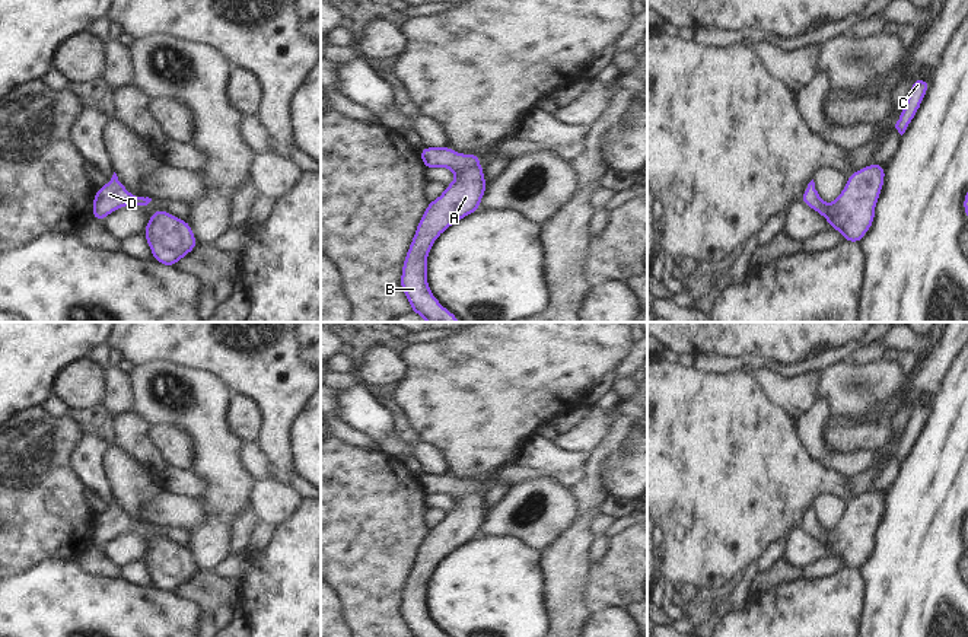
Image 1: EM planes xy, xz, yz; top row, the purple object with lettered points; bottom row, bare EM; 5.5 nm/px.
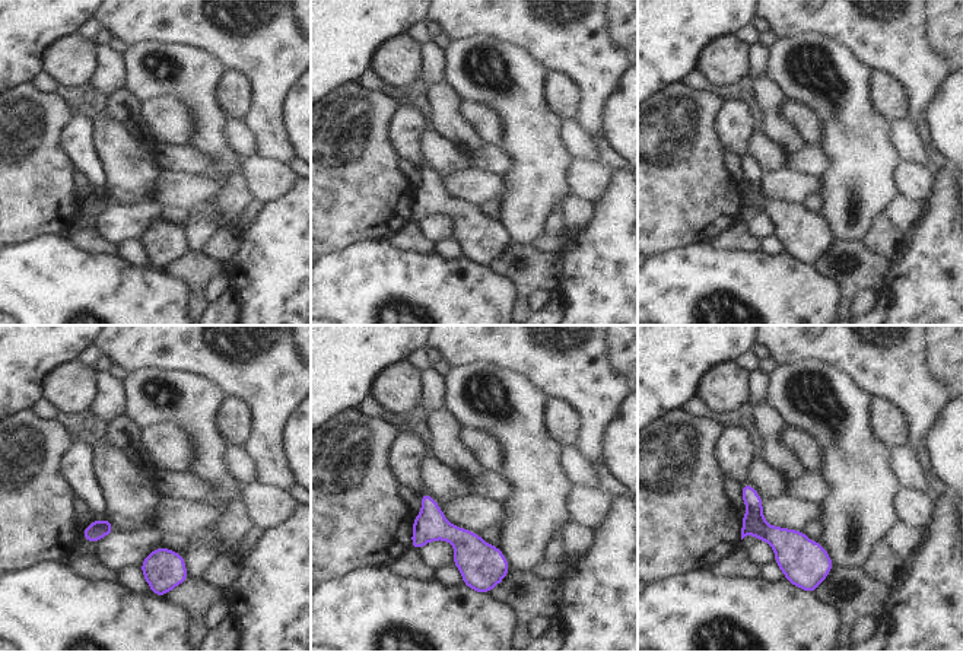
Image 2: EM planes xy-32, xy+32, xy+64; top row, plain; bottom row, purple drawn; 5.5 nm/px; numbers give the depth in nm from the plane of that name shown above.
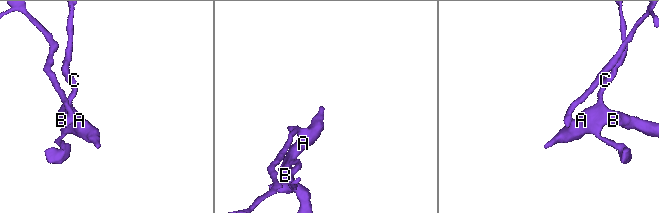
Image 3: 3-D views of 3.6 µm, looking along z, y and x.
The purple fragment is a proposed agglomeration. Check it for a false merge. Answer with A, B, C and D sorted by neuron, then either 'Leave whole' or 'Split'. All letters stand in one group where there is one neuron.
Groups: A B C D. Leave whole.

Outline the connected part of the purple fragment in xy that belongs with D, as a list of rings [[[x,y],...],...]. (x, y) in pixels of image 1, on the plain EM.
[[[114,499],[105,513],[99,515],[93,522],[93,547],[102,548],[112,538],[124,532],[147,532],[152,528],[149,523],[136,523],[130,520]]]

